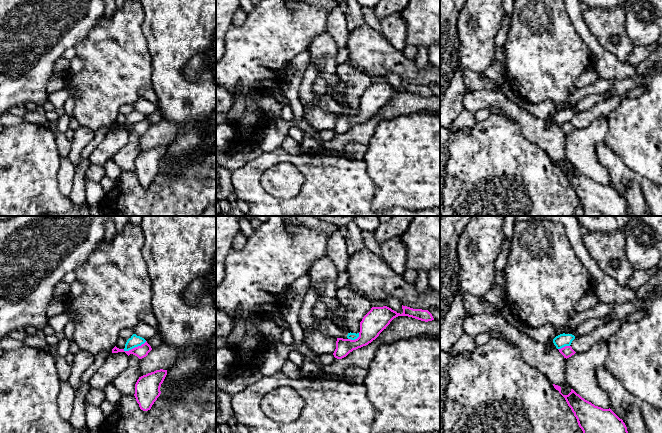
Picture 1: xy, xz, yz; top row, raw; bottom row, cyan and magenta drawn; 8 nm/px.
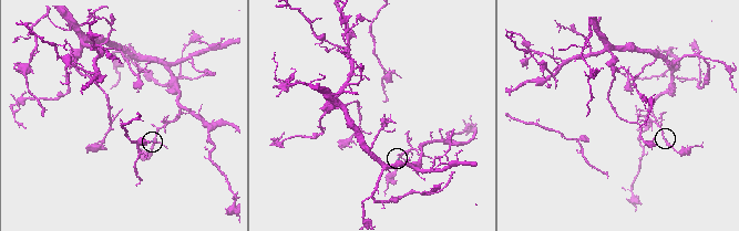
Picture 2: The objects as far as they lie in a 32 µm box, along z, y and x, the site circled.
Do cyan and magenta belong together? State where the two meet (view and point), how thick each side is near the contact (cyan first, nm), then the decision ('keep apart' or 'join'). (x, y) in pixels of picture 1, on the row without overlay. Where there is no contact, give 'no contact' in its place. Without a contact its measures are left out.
contact xy (134, 123); calibres 90 and 100 nm; keep apart

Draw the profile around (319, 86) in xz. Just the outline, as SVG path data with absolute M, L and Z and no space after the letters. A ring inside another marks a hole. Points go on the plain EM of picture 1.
M317 76L312 85L312 91L318 95L322 95L326 91L327 86L328 83L321 76Z

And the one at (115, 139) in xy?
M125 128L109 130L103 141L89 156L92 164L104 166L128 142L129 134Z

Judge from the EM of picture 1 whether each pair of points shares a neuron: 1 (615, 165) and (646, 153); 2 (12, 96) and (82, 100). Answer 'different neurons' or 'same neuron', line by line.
1: different neurons
2: different neurons

